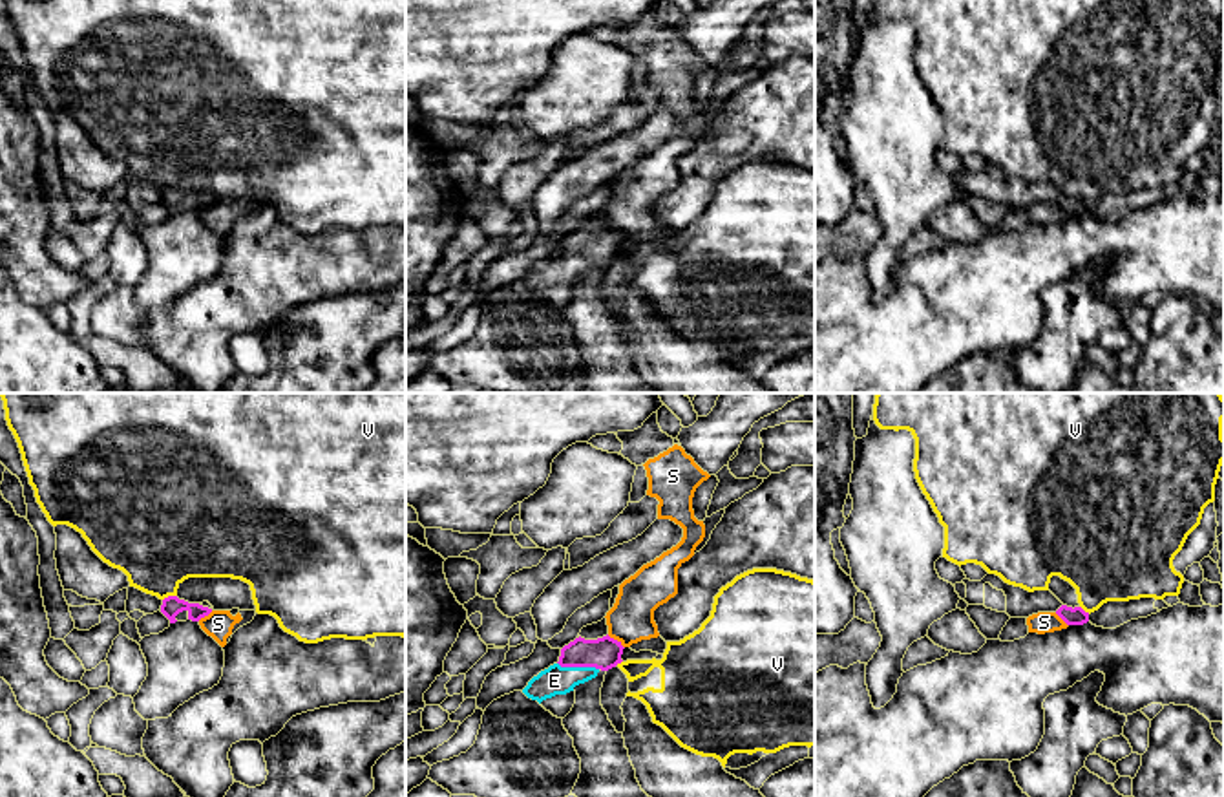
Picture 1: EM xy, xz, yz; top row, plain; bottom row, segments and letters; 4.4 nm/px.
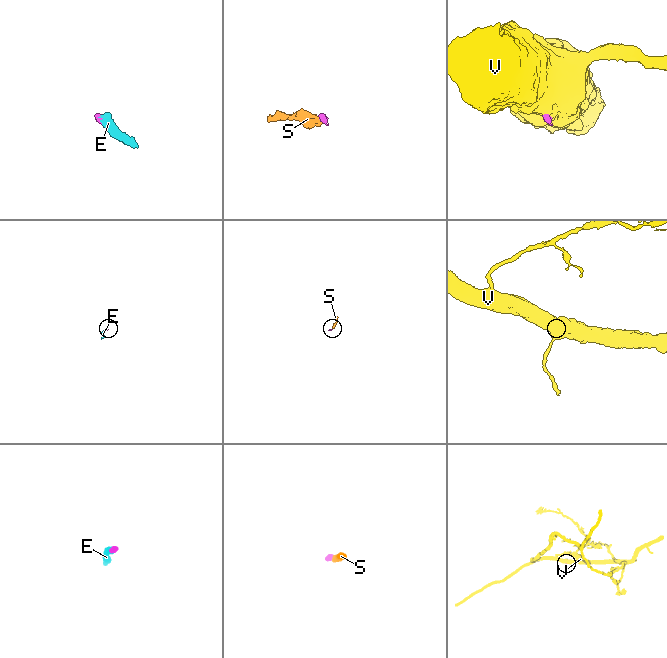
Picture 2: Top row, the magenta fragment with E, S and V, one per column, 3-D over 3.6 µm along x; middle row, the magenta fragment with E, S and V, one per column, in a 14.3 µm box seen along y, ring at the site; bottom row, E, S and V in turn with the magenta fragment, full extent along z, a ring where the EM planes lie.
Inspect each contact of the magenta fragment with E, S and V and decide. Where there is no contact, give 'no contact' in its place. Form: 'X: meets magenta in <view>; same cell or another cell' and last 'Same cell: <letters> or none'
E: meets magenta in xz; same cell
S: meets magenta in xz; another cell
V: meets magenta in xy; another cell
Same cell: E

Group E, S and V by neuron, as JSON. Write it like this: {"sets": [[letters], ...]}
{"sets": [["E"], ["S"], ["V"]]}

